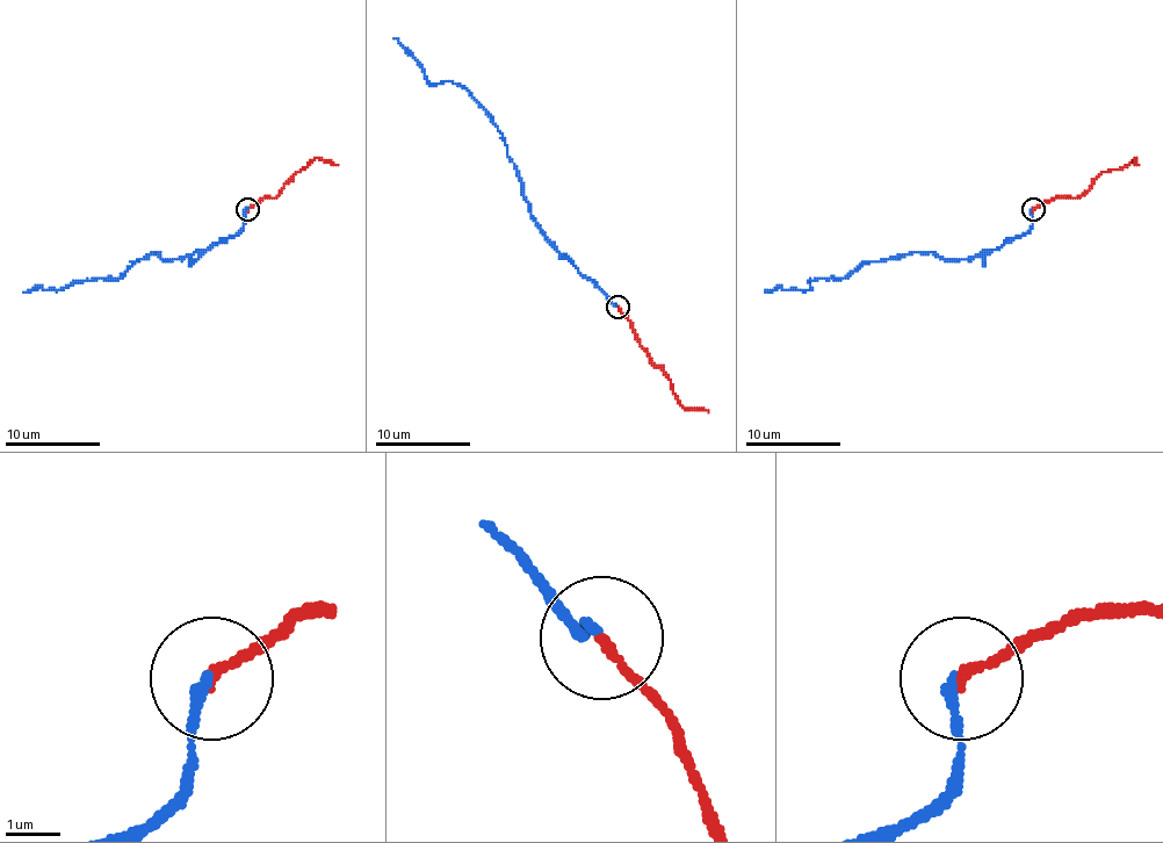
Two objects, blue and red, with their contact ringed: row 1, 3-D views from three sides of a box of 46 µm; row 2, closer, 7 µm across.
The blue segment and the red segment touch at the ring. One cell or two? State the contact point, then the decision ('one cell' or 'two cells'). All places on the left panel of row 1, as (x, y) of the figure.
at (247, 209); one cell

